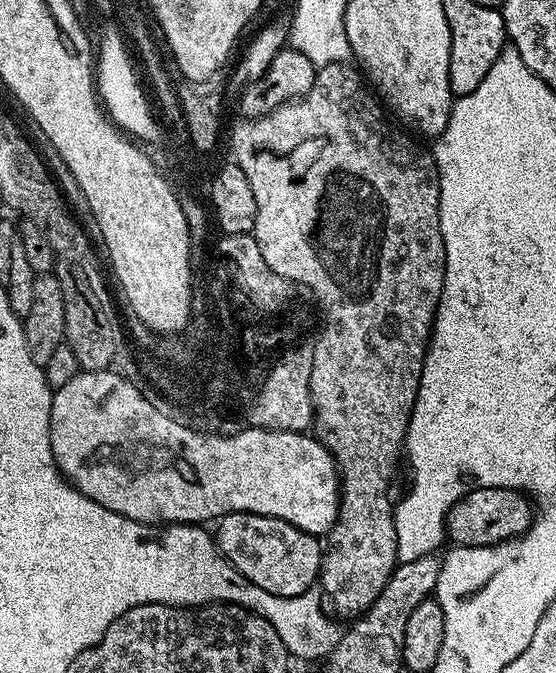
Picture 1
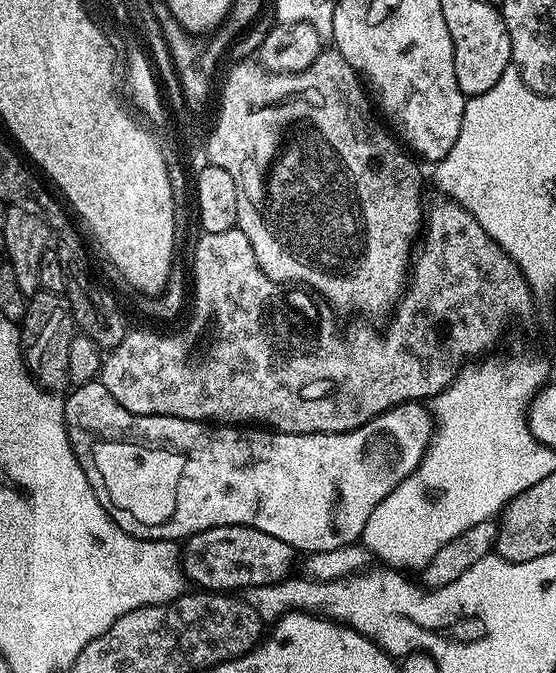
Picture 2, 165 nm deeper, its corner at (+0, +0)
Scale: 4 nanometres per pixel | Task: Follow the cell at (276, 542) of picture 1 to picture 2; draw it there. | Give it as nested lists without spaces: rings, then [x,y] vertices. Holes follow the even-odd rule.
[[[218,526],[187,537],[182,548],[182,567],[185,577],[200,590],[221,594],[247,590],[258,584],[282,581],[292,568],[294,550],[282,538],[246,526]]]

